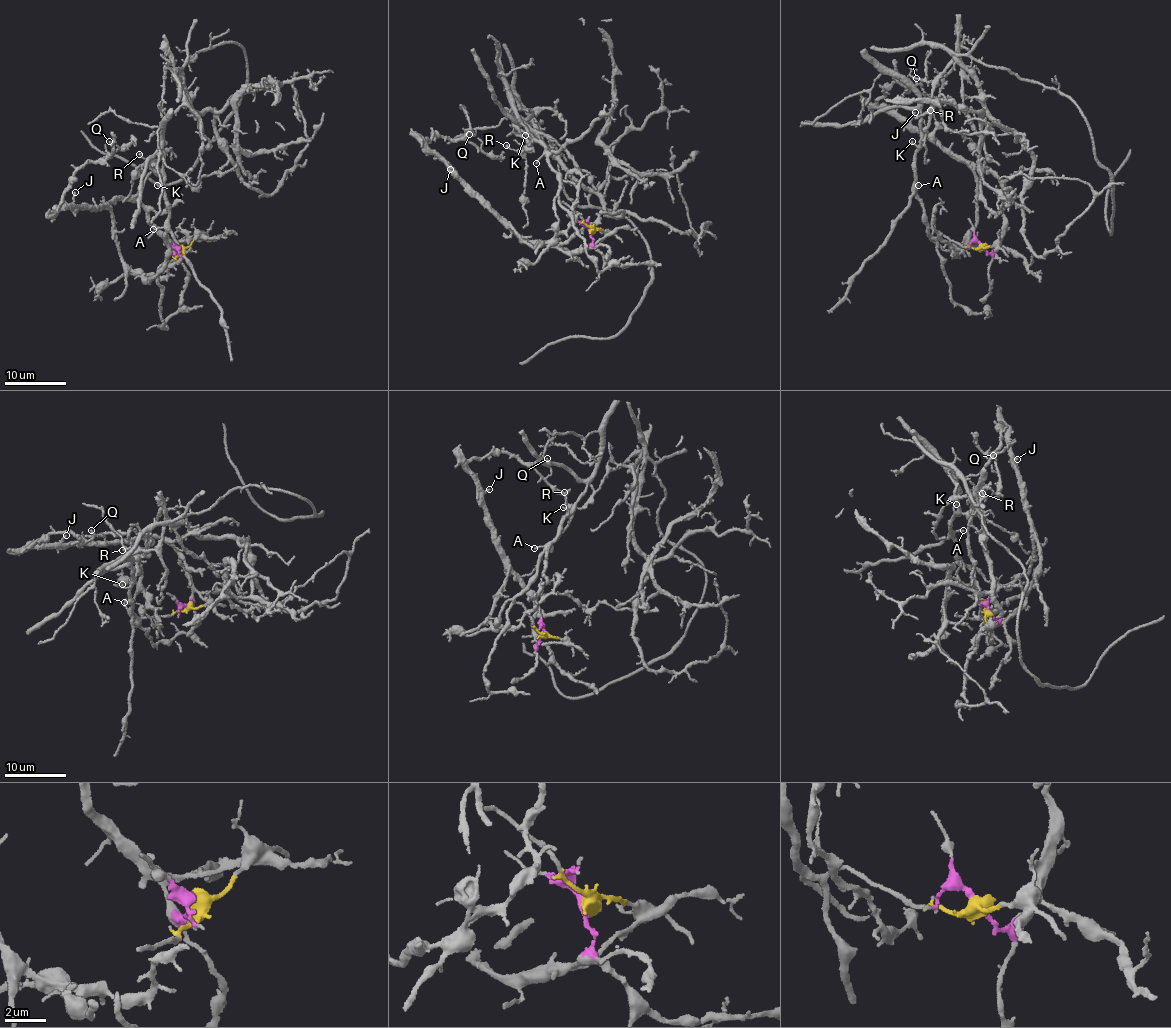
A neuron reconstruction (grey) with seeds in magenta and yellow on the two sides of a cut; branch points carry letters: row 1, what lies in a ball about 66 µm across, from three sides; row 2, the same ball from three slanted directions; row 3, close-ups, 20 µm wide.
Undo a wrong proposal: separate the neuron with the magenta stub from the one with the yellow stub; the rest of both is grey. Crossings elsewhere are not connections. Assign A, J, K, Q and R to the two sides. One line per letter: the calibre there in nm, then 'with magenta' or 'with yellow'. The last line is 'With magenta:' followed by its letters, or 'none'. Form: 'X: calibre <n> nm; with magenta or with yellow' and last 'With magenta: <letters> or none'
A: calibre 120 nm; with yellow
J: calibre 130 nm; with magenta
K: calibre 110 nm; with yellow
Q: calibre 140 nm; with magenta
R: calibre 140 nm; with yellow
With magenta: J, Q

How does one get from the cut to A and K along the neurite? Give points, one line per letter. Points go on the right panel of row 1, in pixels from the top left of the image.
A: (981, 247), (960, 245), (945, 236), (934, 237), (928, 230), (924, 209), (914, 188), (919, 186)
K: (981, 247), (960, 245), (945, 236), (929, 233), (924, 209), (917, 195), (917, 145), (912, 141)

